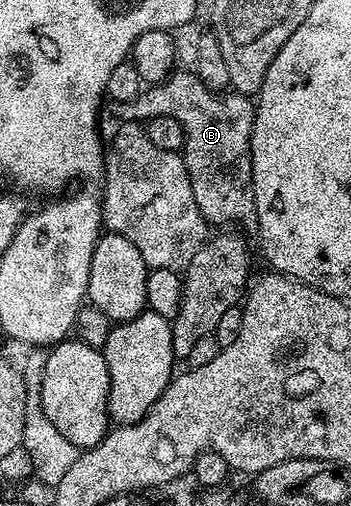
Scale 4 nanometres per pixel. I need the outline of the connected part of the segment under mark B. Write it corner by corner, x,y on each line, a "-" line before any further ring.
174,70
162,83
146,86
139,97
116,104
112,108
116,122
141,123
160,115
175,117
185,134
183,158
191,177
191,193
195,193
195,205
199,205
206,224
250,222
257,210
253,200
253,158
249,156
257,116
254,100
248,95
207,89
196,71
181,70

